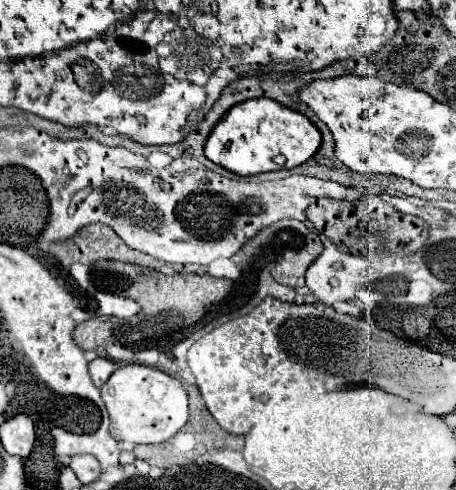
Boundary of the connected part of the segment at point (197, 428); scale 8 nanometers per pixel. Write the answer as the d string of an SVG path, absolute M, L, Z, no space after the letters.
M186 386L186 392L190 396L190 418L184 424L184 428L180 428L180 432L176 432L176 436L172 436L170 440L156 444L156 446L136 446L134 454L136 458L146 460L152 466L160 466L160 468L170 468L170 466L184 466L194 462L196 456L214 450L214 448L232 448L236 452L240 452L244 448L244 438L242 436L232 436L226 430L220 428L220 424L216 420L212 420L212 414L206 410L206 404L200 396L200 390L196 386Z

